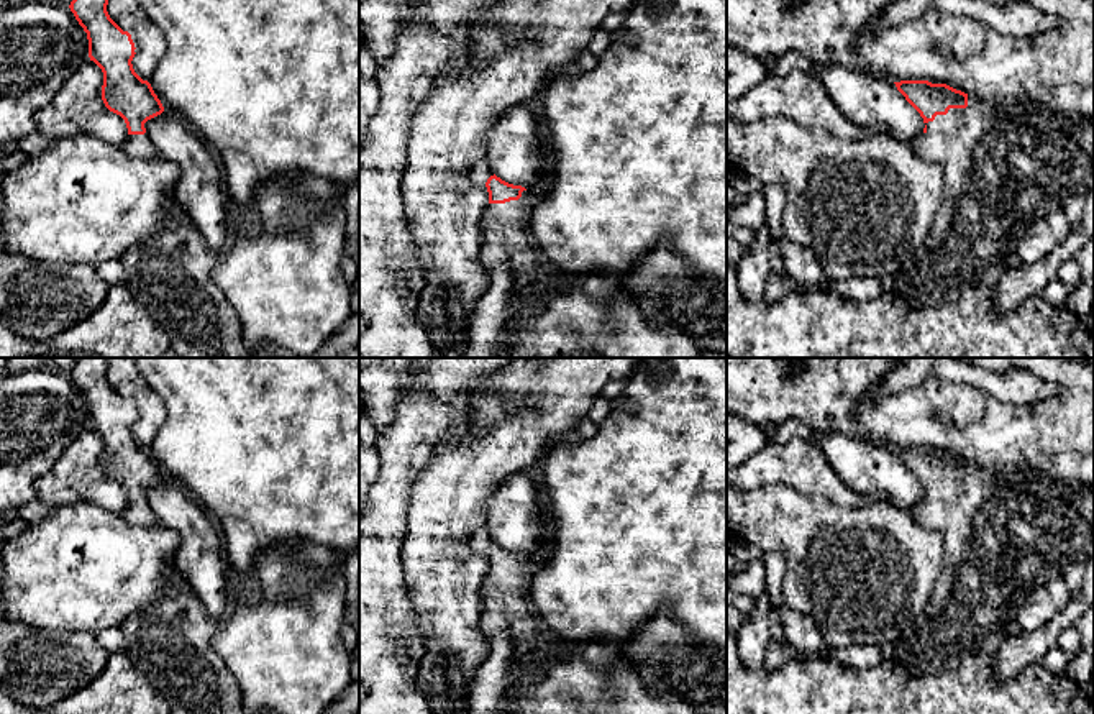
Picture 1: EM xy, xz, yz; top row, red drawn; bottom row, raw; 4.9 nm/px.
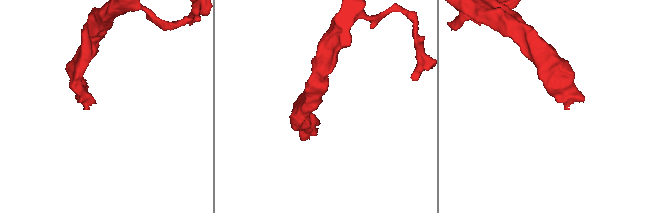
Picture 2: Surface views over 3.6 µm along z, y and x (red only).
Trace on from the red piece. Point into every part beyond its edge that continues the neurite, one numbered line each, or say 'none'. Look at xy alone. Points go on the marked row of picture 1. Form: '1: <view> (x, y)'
1: xy (140, 146)

